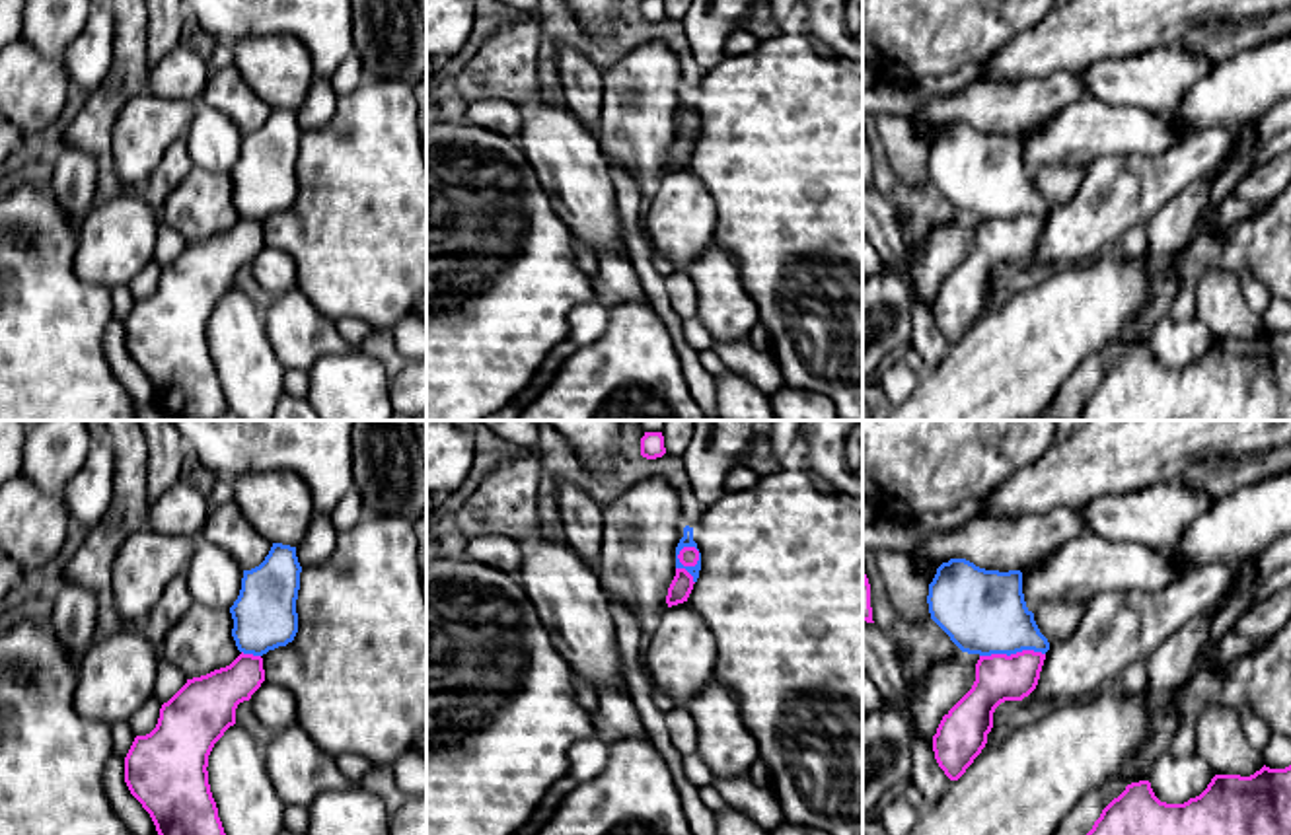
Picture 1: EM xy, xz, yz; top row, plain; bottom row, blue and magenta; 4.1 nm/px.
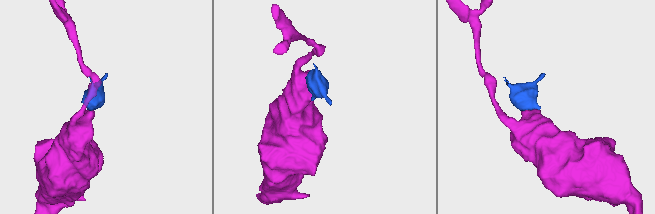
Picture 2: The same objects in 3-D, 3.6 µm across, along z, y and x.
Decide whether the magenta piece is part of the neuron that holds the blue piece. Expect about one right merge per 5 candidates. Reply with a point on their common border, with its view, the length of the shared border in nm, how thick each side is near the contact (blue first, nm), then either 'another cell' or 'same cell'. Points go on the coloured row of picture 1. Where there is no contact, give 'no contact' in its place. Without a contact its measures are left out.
meets blue in xz at (682, 565); contact 170 nm long; 50 nm thick on the blue side, 80 nm on the other; another cell

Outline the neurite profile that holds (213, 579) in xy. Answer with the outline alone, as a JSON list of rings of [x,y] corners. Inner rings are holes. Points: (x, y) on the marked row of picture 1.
[[[199,537],[185,576],[195,603],[230,609],[240,596],[243,570],[232,555]]]

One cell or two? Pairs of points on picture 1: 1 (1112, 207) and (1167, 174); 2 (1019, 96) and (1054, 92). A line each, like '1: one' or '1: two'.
1: one
2: one

